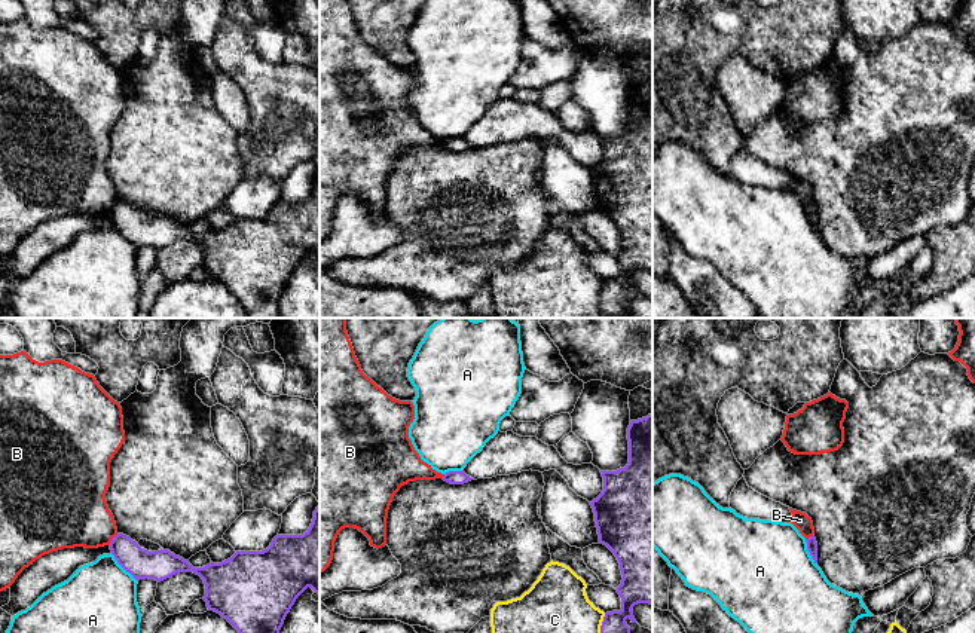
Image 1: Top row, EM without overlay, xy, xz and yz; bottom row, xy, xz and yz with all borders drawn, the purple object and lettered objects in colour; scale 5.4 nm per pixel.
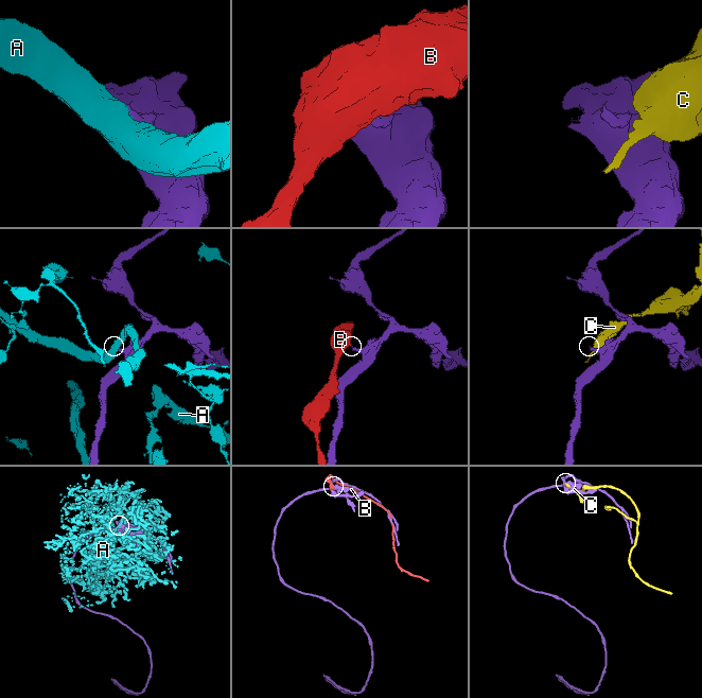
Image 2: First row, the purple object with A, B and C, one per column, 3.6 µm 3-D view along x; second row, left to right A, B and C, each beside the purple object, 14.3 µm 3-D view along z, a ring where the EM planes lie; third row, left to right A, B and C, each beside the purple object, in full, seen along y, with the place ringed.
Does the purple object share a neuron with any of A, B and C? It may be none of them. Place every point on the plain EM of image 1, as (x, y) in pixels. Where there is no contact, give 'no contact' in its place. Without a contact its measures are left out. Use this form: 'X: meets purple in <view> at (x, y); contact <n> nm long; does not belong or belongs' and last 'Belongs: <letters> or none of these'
A: meets purple in xy at (124, 235); contact 220 nm long; does not belong
B: meets purple in xy at (112, 207); contact 80 nm long; does not belong
C: meets purple in xz at (601, 300); contact 200 nm long; does not belong
Belongs: none of these

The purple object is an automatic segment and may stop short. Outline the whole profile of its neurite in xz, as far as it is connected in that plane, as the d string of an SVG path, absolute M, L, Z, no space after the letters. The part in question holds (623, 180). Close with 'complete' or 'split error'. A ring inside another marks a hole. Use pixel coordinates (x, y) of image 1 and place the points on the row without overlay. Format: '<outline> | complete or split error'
M652 80L630 88L627 107L629 131L617 138L600 138L603 158L590 169L599 210L614 220L623 242L615 256L621 264L621 276L606 279L600 293L600 311L608 318L630 315L630 294L626 287L636 290L632 278L635 272L652 272Z | complete

